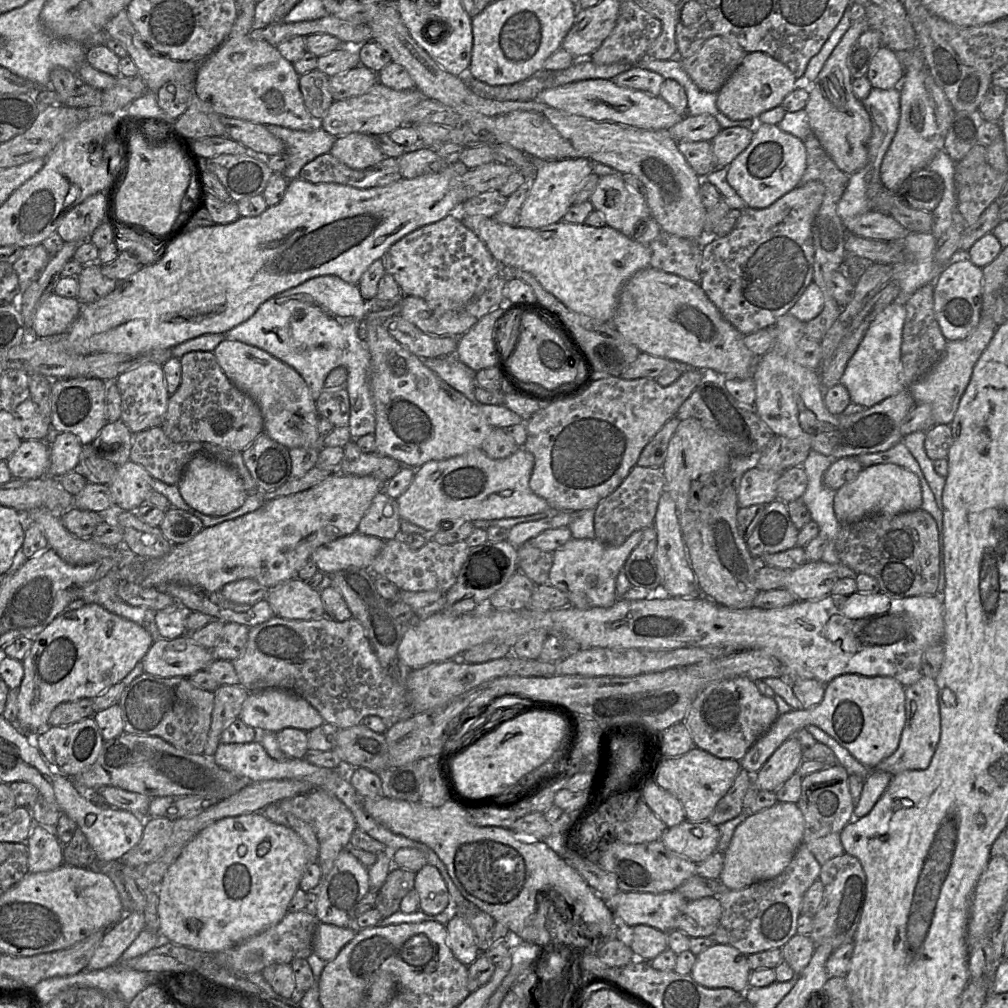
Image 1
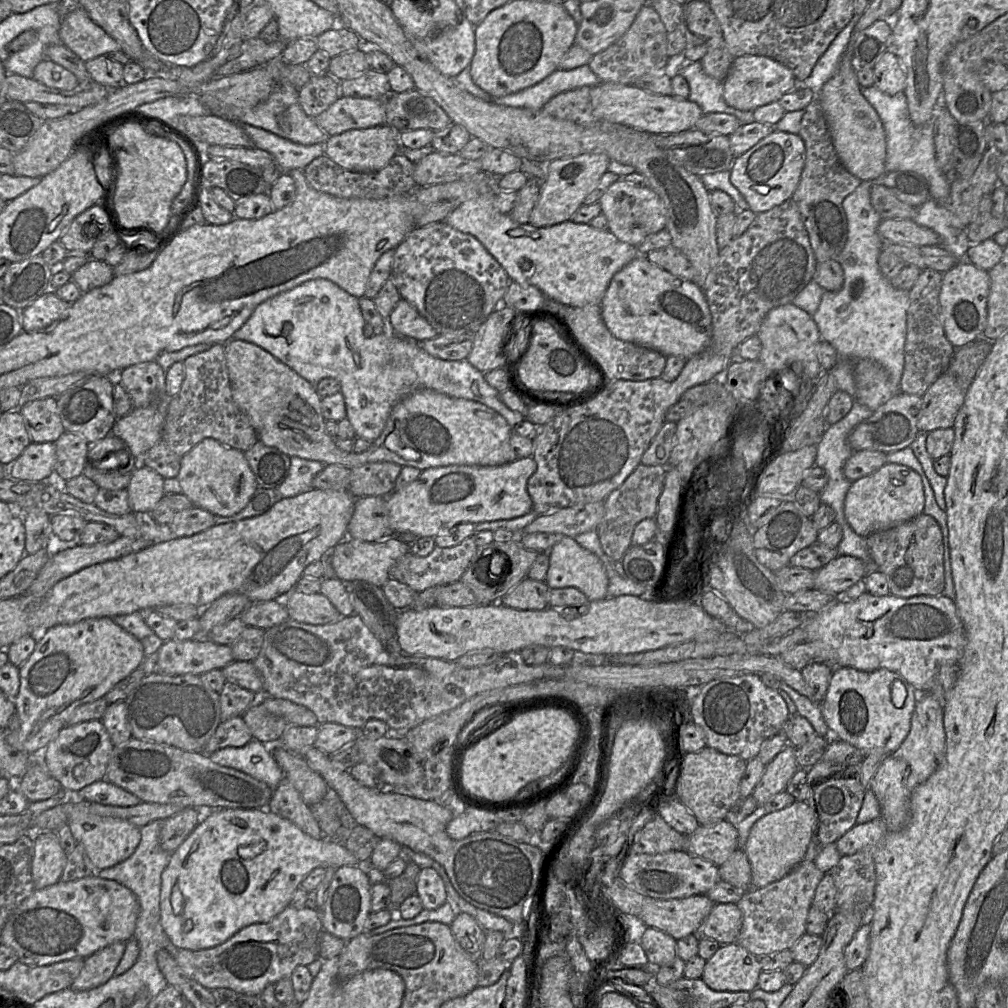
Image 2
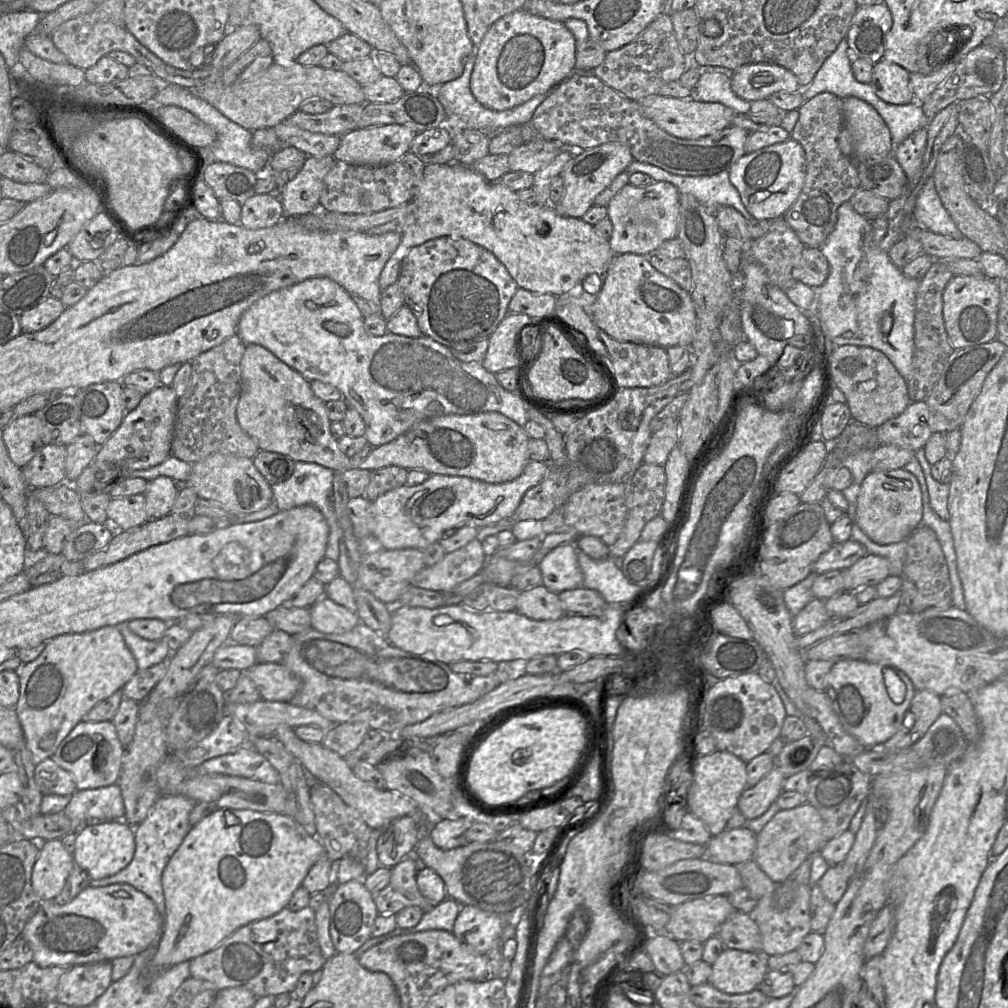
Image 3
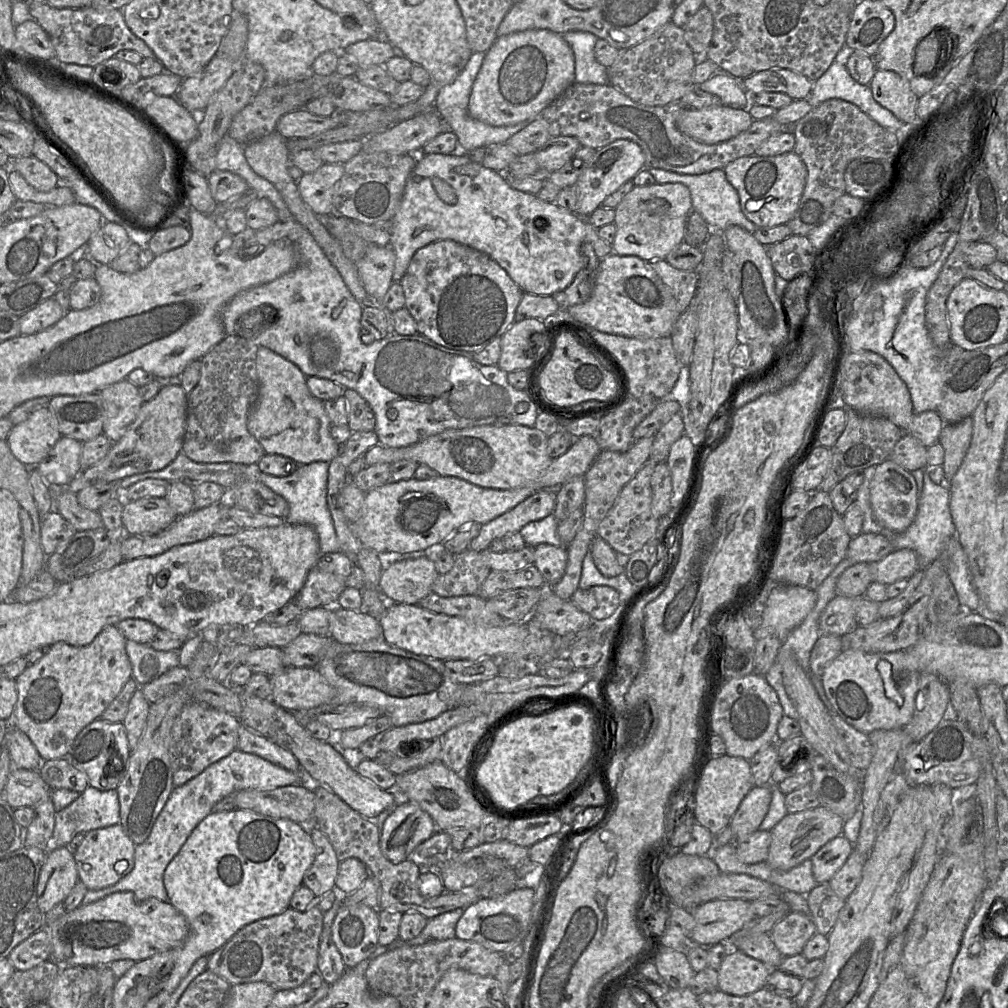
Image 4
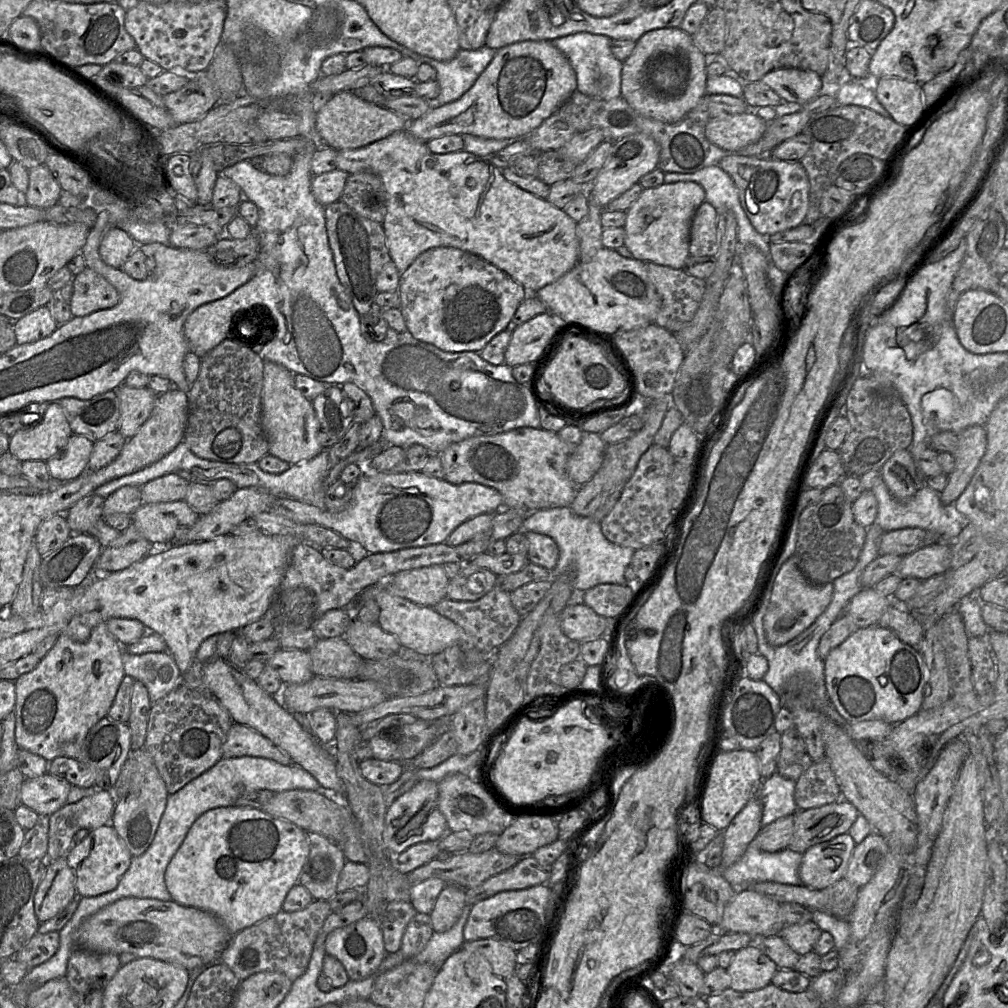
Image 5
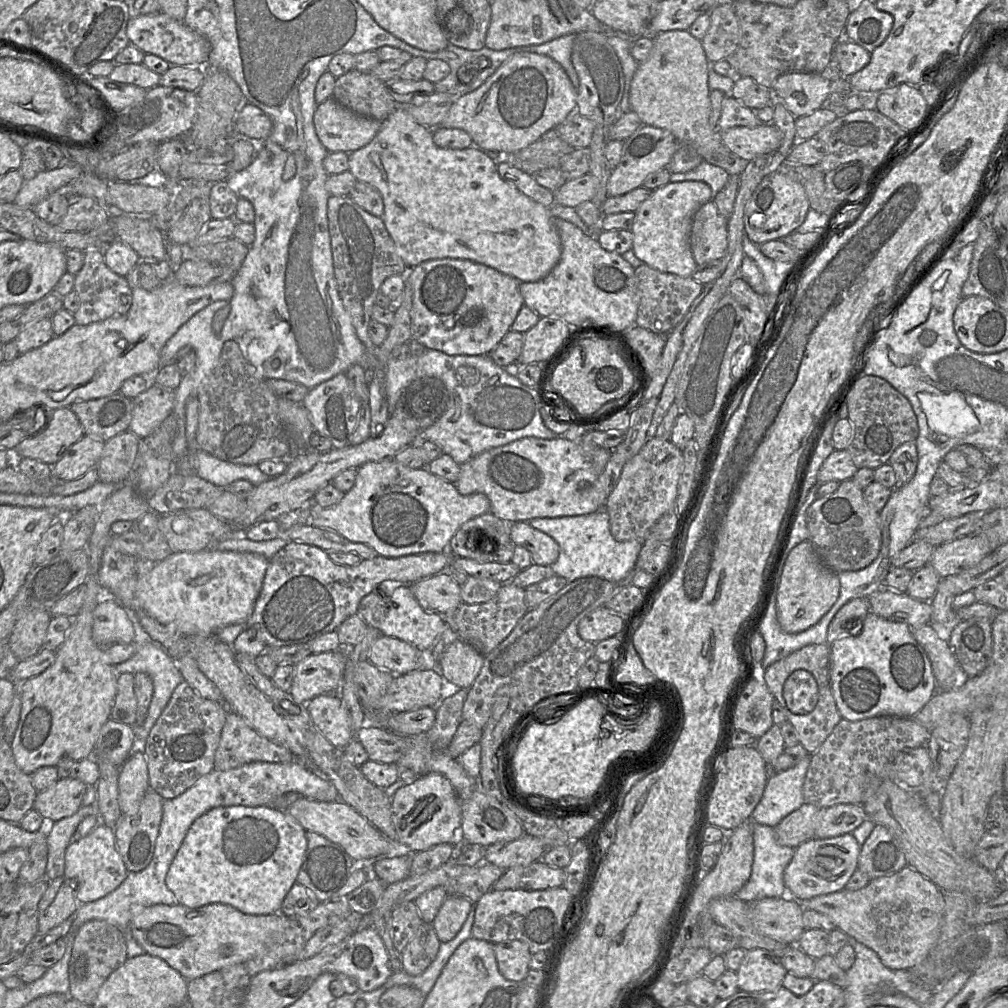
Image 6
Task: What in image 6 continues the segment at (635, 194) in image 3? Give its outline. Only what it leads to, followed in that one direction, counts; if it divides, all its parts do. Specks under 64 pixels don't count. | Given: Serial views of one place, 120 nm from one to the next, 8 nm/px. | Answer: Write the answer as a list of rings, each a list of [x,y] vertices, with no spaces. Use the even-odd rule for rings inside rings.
[[[702,181],[669,182],[654,191],[634,212],[632,250],[648,266],[663,273],[691,277],[697,263],[690,247],[692,221],[697,210],[712,201],[710,186]]]

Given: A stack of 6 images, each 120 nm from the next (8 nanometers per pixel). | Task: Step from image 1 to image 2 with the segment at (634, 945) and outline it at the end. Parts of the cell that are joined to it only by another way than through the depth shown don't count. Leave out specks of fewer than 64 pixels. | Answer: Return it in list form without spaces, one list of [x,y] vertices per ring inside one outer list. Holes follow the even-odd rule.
[[[646,927],[640,945],[643,948],[650,969],[668,965],[677,957],[677,940],[663,931]]]

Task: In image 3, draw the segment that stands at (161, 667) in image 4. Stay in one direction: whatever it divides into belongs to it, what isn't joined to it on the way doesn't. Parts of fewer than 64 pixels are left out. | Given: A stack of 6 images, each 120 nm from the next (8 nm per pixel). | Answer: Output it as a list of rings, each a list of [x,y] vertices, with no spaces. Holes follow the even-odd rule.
[[[122,622],[116,625],[116,627],[121,632],[127,647],[132,652],[138,670],[144,670],[157,665],[168,660],[171,656],[172,651],[163,640],[152,641],[138,636],[129,629],[128,622]]]

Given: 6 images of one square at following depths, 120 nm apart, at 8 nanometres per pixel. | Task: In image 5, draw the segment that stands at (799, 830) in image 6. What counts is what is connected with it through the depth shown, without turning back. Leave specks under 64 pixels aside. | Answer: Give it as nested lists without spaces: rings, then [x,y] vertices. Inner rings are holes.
[[[794,815],[780,817],[760,829],[756,844],[762,851],[777,852],[788,847],[793,832]]]

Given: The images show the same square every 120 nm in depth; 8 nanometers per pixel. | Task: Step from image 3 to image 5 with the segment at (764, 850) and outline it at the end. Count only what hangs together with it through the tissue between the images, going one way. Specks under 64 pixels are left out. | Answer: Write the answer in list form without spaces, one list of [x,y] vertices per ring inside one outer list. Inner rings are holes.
[[[841,799],[820,807],[798,810],[793,815],[794,832],[787,848],[804,853],[815,844],[847,833],[859,811],[852,803]]]

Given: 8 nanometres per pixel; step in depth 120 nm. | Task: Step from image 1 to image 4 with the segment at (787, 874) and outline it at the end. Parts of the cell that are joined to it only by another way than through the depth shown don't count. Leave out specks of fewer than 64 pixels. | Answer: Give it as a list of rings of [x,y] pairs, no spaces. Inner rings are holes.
[[[790,911],[775,924],[770,935],[778,951],[787,957],[802,953],[807,941],[816,933],[810,915]]]

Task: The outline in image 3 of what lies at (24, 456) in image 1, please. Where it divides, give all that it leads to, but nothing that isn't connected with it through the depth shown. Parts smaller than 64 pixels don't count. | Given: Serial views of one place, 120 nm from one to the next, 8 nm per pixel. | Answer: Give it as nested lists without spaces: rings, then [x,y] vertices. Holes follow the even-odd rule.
[[[48,444],[22,468],[29,488],[48,487],[66,481],[66,445]]]

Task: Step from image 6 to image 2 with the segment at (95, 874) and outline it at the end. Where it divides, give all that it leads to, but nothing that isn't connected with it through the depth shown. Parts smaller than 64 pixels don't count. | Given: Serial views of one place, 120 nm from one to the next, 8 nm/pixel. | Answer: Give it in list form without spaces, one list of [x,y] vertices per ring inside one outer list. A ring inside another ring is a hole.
[[[67,798],[61,804],[64,804],[68,826],[74,839],[84,847],[96,871],[112,867],[126,860],[141,840],[140,827],[124,820],[92,814],[85,806],[82,806],[81,801],[75,798]]]

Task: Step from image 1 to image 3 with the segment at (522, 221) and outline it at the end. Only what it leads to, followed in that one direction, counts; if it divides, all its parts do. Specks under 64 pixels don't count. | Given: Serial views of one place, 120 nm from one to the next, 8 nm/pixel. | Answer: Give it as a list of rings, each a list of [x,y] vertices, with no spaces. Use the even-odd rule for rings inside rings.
[[[610,142],[587,150],[579,150],[564,167],[561,177],[564,195],[556,204],[556,211],[573,218],[581,218],[593,206],[595,198],[607,188],[617,175],[625,172],[634,160],[630,149],[621,143]]]

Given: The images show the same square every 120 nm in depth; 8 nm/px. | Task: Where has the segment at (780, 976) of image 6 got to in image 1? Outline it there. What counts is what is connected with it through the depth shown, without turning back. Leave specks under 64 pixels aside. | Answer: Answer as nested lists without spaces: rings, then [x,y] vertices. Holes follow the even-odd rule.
[[[714,943],[696,956],[690,975],[709,989],[730,988],[745,993],[752,972],[747,956],[733,946]]]

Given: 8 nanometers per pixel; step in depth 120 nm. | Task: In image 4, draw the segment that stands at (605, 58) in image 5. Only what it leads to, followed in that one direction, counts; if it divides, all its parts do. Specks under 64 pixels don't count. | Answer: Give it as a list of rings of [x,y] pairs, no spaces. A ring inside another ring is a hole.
[[[568,31],[562,34],[569,44],[575,60],[575,82],[582,84],[607,85],[607,68],[595,58],[594,46],[597,37],[586,31]]]

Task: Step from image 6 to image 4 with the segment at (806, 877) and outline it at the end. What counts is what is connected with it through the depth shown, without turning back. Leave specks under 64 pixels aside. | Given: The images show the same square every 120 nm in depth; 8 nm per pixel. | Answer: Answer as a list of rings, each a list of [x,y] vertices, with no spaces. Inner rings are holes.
[[[842,834],[829,840],[811,858],[812,872],[818,884],[828,883],[848,859],[854,845]]]

